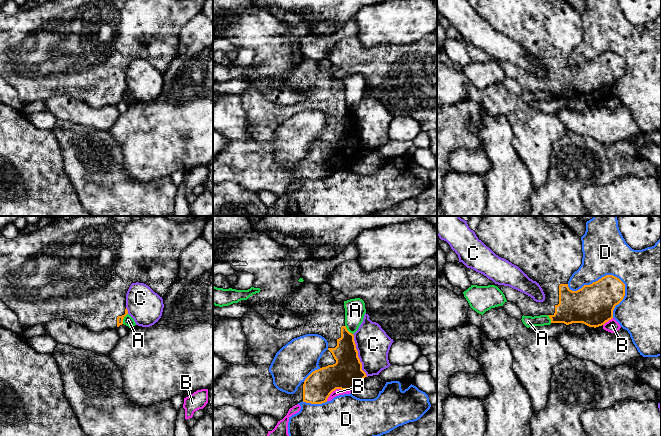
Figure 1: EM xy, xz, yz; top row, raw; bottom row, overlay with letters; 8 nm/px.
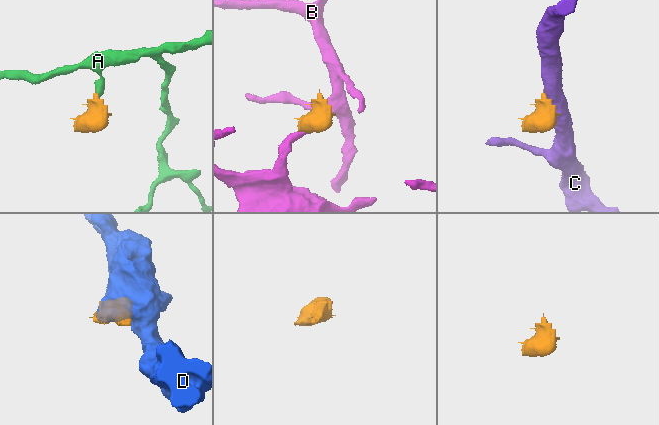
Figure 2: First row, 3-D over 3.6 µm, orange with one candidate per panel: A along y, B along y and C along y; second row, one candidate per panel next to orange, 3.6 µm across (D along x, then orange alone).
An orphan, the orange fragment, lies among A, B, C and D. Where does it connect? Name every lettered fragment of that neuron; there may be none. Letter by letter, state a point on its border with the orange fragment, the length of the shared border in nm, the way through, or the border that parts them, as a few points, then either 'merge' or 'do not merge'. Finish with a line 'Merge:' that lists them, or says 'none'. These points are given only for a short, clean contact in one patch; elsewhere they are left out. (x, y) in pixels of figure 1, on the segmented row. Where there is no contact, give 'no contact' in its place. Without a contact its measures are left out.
A: contact xy (123, 318); length 100 nm; border xy (127, 313), (122, 323); do not merge
B: contact xz (337, 388); length 220 nm; border xz (350, 389), (335, 389), (326, 400); do not merge
C: contact xz (357, 355); length 360 nm; border xz (352, 334), (361, 369), (367, 376); do not merge
D: contact yz (600, 279); length 480 nm; do not merge
Merge: none

